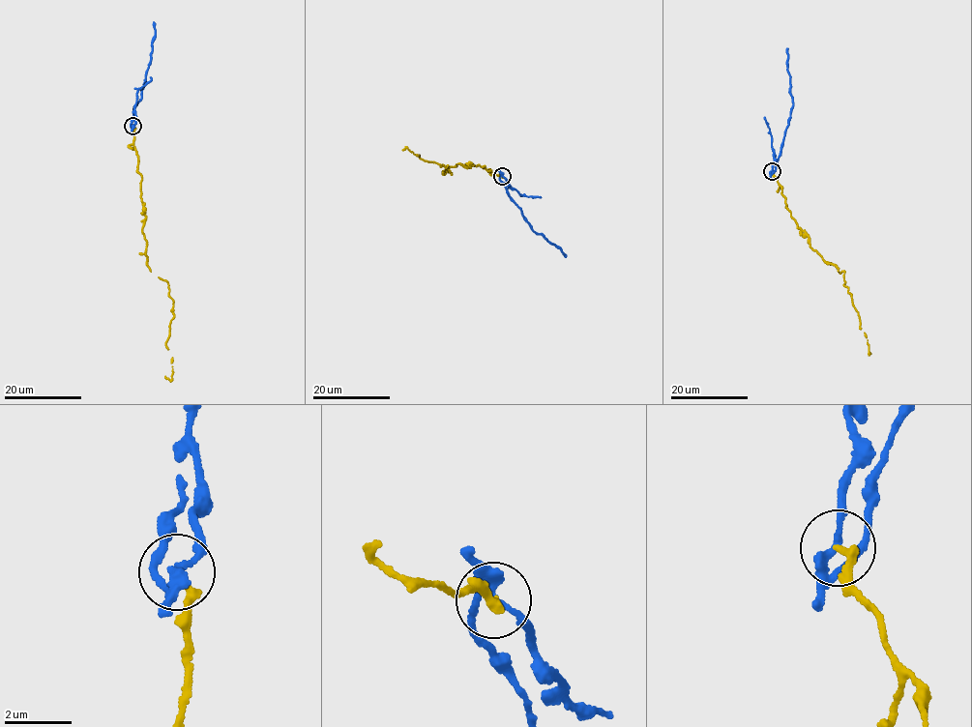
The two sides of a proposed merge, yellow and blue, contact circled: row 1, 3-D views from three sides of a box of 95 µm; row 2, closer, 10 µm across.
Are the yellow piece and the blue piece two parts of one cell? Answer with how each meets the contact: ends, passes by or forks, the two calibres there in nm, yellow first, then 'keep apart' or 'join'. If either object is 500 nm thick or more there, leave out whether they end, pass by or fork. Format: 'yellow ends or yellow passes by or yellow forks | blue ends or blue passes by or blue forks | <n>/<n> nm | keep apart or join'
yellow ends | blue forks | 220/190 nm | keep apart

